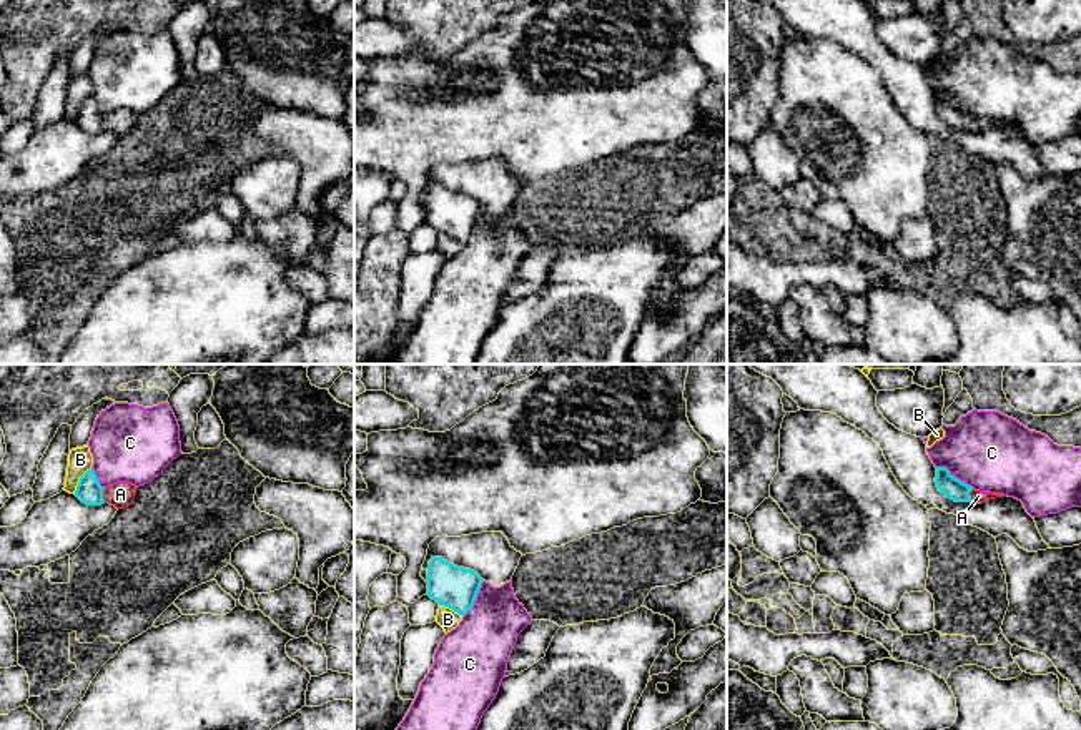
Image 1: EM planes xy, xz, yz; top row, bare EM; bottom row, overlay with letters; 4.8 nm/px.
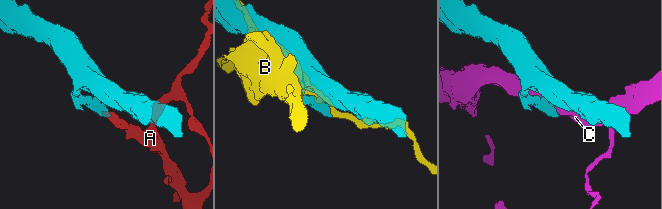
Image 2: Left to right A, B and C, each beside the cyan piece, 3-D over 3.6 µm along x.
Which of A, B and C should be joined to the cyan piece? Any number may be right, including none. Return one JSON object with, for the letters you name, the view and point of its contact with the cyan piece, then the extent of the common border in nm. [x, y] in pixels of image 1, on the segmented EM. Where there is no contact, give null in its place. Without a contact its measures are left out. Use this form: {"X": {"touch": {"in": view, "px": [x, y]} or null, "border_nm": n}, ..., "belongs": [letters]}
{"A": {"touch": {"in": "yz", "px": [973, 499]}, "border_nm": 80}, "belongs": ["A"]}

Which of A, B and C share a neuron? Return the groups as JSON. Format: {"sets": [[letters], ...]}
{"sets": [["A"], ["B"], ["C"]]}

